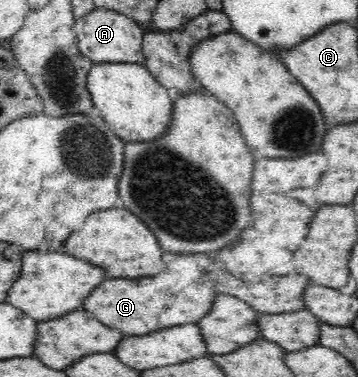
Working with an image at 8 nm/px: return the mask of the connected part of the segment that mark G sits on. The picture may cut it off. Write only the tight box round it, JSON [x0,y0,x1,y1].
[84,251,221,336]

